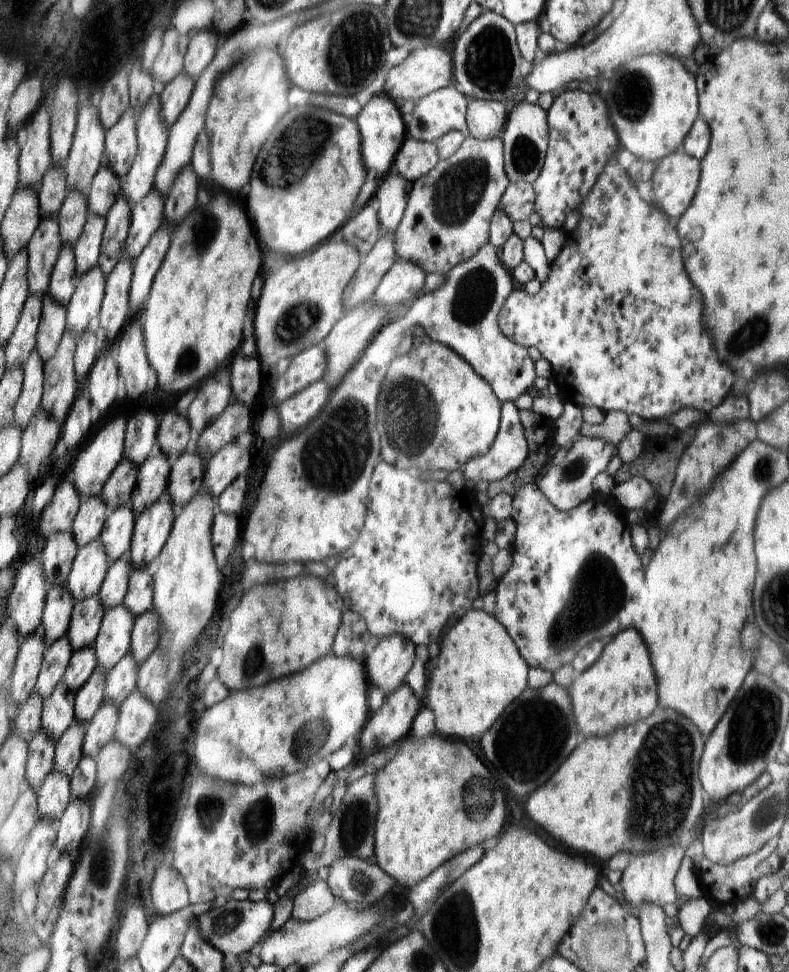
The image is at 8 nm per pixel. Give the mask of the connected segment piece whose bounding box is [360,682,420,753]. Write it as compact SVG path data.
M406 682L390 693L380 709L373 712L360 736L363 751L369 753L376 748L382 749L404 738L416 717L418 706L418 698Z

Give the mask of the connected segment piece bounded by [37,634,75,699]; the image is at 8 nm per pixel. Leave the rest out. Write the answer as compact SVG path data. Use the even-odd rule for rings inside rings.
M69 634L58 640L56 644L49 646L37 685L37 690L45 699L52 696L54 690L64 681L74 652L75 647L72 645Z

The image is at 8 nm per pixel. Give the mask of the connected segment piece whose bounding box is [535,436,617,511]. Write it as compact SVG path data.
M582 436L572 448L557 456L548 470L535 480L535 484L545 500L548 500L554 508L560 511L572 511L581 503L589 500L588 496L592 494L592 480L602 470L606 471L610 459L617 454L616 447L611 444L609 438L598 439Z

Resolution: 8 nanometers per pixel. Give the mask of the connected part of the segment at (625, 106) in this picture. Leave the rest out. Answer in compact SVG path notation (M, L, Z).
M668 53L628 60L622 64L622 70L612 72L608 90L601 93L620 144L638 159L656 164L682 148L698 116L696 80L678 57Z

